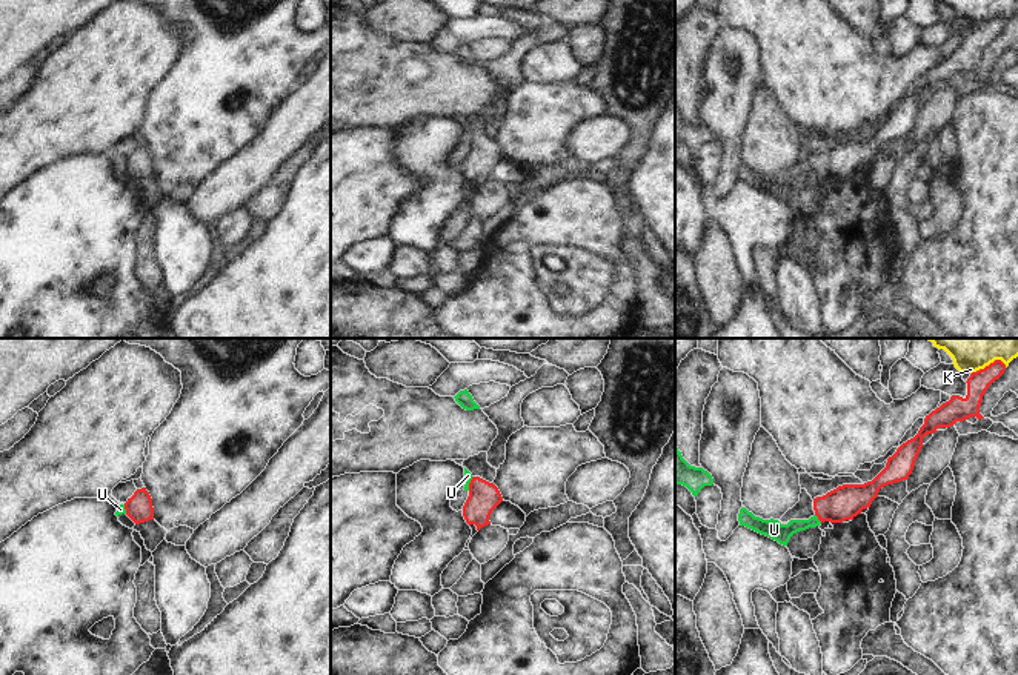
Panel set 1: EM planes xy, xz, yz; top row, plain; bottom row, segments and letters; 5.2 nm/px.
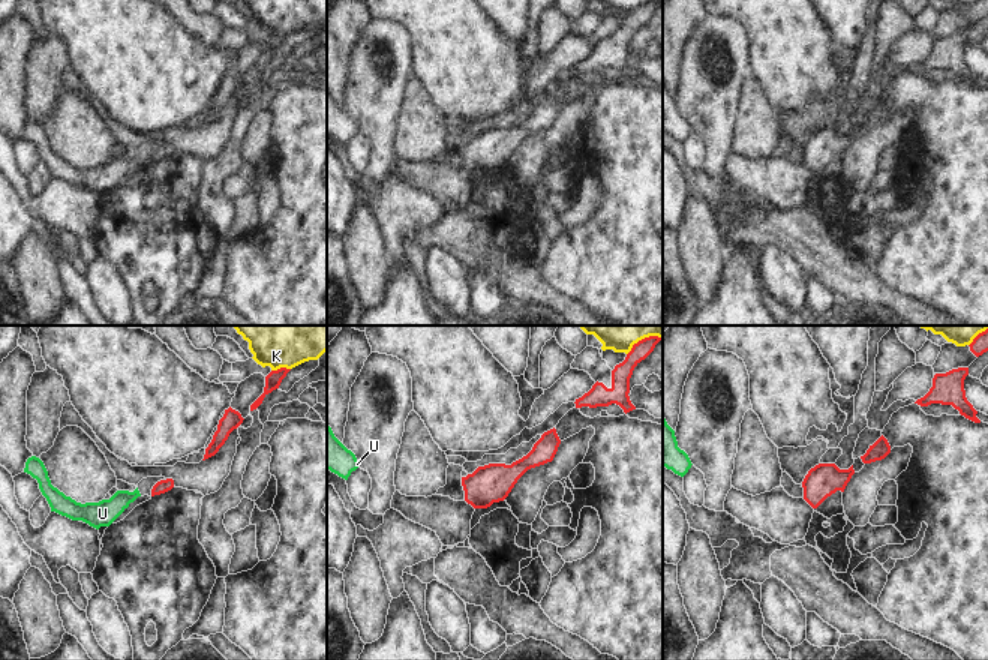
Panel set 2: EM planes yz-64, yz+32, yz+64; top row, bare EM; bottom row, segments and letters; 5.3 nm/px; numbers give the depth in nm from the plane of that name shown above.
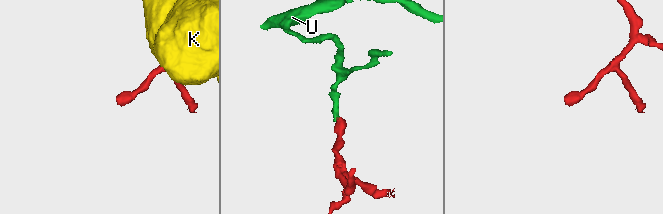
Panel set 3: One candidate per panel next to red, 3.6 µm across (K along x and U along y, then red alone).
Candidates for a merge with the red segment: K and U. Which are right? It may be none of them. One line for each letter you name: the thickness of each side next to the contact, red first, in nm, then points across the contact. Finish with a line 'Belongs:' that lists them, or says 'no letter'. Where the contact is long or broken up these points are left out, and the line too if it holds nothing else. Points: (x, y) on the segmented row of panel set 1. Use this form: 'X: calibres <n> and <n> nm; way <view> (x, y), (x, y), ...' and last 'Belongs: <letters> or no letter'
Belongs: no letter

